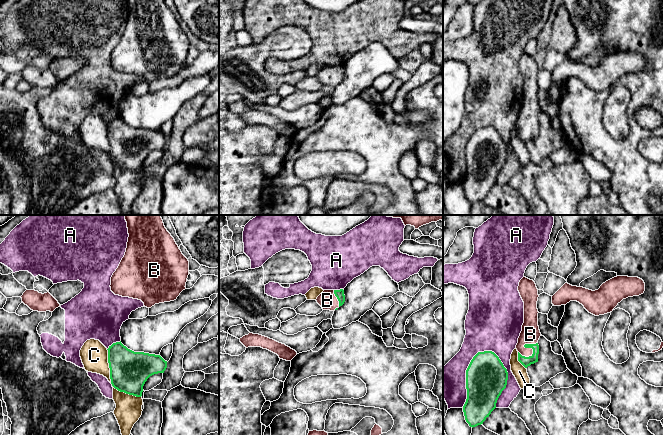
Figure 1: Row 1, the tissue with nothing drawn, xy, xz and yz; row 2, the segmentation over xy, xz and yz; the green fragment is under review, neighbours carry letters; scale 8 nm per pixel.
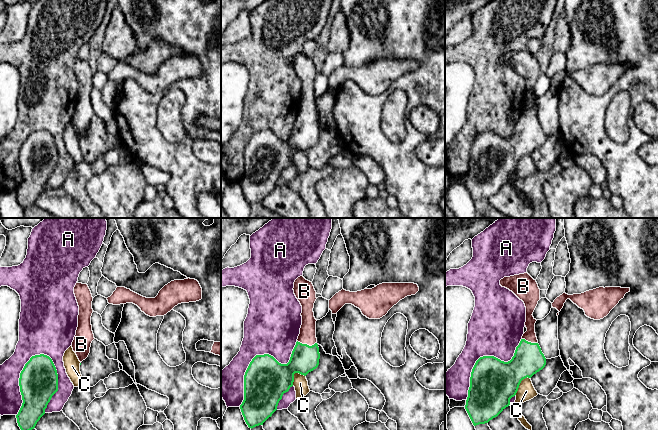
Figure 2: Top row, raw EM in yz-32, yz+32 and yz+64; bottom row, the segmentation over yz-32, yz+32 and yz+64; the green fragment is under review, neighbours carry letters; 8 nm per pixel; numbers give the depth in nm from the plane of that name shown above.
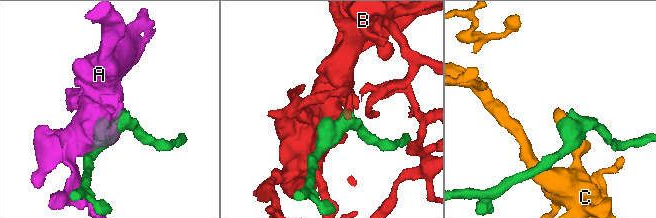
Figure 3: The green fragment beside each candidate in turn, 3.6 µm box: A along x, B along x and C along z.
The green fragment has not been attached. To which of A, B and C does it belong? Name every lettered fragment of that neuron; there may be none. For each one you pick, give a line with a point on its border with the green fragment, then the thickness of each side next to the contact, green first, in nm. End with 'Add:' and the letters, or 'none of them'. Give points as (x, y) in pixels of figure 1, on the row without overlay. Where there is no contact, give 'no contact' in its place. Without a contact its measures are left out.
B: meets green in yz at (530, 123); 80 nm thick on the green side, 160 nm on the other
Add: B

